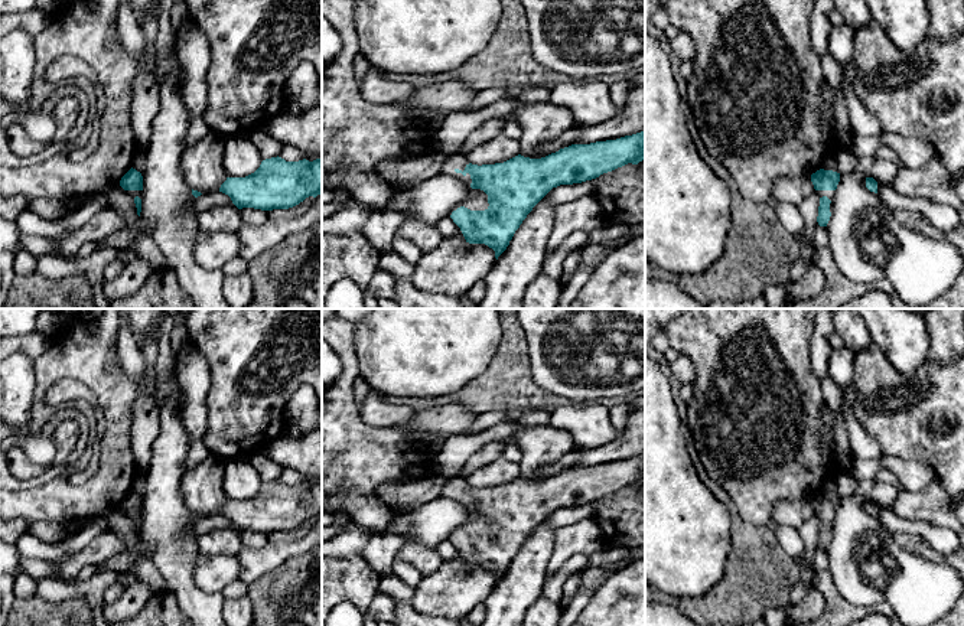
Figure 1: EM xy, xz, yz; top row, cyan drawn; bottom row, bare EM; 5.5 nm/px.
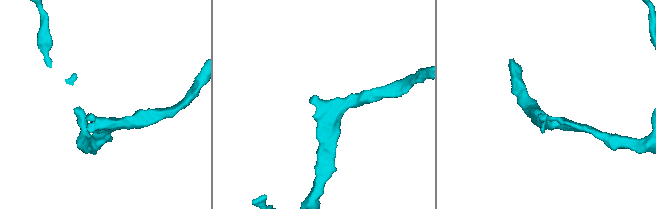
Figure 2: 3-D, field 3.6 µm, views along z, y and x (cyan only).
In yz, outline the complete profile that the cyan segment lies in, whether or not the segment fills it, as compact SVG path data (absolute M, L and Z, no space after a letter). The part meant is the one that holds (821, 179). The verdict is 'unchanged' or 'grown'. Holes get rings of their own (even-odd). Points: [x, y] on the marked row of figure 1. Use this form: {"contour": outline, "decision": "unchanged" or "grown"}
{"contour": "M820 169L811 175L811 182L820 198L817 222L820 226L827 226L833 212L833 198L840 182L840 173Z", "decision": "grown"}

